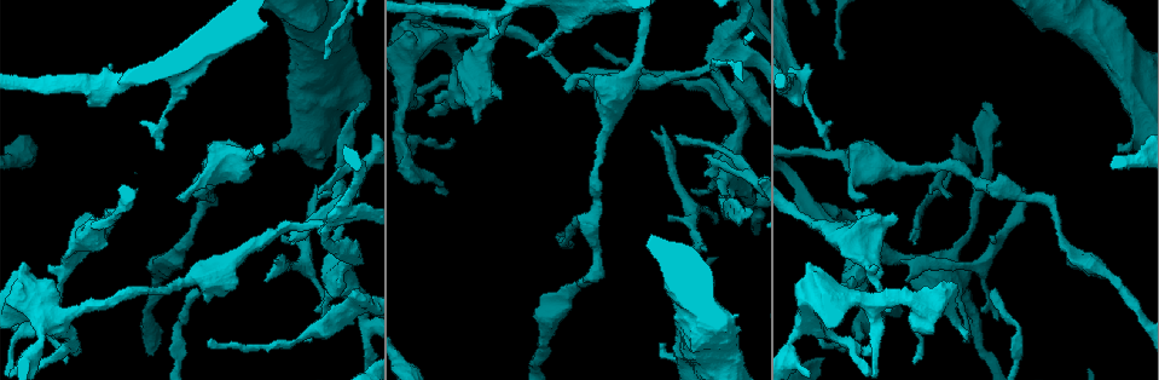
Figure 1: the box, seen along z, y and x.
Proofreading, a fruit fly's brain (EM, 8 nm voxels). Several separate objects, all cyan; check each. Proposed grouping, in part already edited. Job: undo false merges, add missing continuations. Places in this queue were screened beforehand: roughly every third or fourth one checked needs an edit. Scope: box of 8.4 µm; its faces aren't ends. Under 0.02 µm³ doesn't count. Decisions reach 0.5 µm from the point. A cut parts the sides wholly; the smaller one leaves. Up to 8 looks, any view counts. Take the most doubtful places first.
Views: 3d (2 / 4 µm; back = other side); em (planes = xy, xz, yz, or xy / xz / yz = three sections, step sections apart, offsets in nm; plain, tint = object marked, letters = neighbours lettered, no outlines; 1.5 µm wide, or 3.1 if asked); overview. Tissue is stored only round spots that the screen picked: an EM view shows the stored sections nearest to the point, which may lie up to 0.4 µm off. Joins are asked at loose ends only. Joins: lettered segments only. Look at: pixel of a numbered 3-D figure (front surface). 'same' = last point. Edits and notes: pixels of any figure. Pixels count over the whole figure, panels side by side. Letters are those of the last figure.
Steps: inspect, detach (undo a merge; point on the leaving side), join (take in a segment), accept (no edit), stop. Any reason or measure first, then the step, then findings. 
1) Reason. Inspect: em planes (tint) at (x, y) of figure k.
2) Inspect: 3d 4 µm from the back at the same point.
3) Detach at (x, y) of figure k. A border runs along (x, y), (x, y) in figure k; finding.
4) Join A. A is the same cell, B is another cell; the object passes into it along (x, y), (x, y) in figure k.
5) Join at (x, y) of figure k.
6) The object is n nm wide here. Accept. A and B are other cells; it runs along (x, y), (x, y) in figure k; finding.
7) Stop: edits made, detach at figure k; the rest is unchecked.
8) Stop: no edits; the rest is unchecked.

Branch stops here. Inspect: 3d 4 µm at (1024, 189) of figure 1.

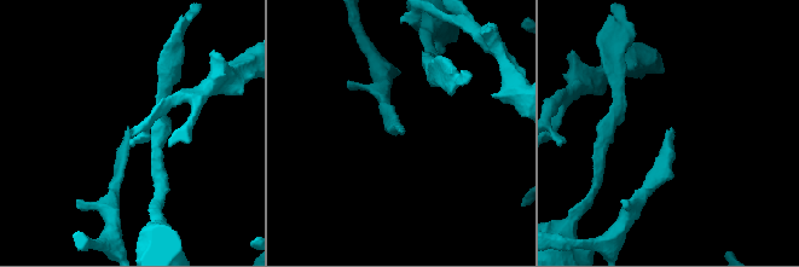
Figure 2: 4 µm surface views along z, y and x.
Inspect: em planes (plain) at (128, 130) of figure 2.

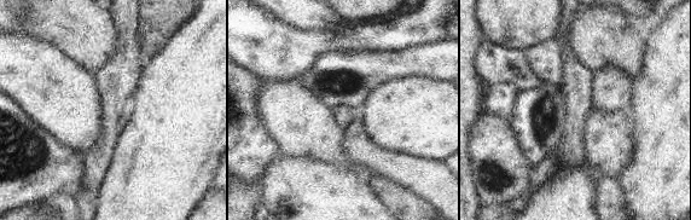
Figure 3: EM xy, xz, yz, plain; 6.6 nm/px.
Inspect: em planes (letters) at the same point.

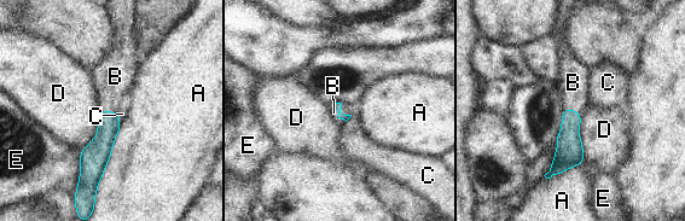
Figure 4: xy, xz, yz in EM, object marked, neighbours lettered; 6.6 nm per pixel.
Join B. B is the same cell, A, C, D and E are other cells; the object passes into it along (337, 106), (337, 115), (334, 112) in figure 4; it goes on there.

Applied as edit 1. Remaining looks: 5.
Inspect: overview.

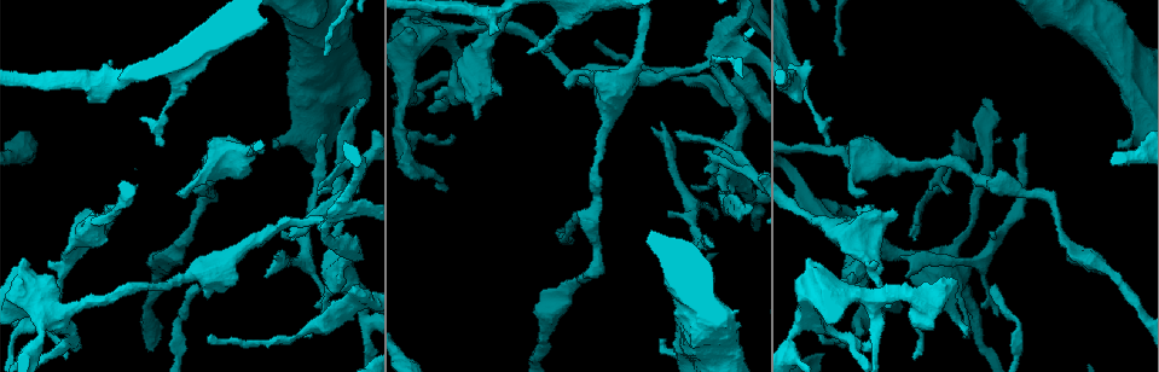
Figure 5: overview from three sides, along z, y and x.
An open end. Inspect: em planes (letters) at (430, 110) of figure 5.

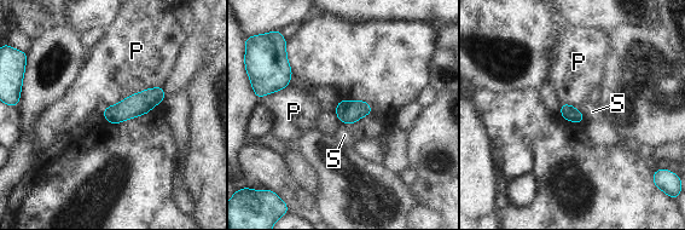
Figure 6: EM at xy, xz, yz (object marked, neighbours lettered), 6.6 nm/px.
The object is 100 nm wide here. Accept. P and S are other cells; it runs along (161, 92), (108, 118) in figure 6; no lettered segment goes on from it.

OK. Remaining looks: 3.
An open end. Inspect: 3d 4 µm at (660, 341) of figure 5.

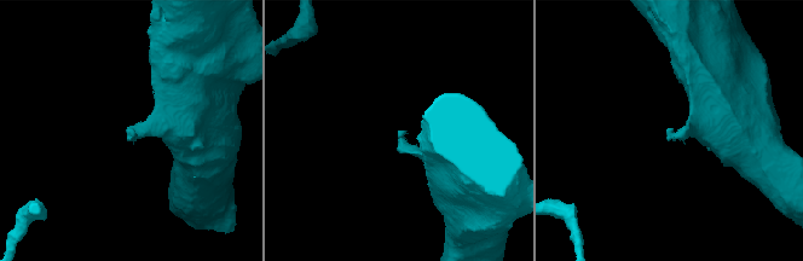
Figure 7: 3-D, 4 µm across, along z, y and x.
Inspect: em planes (letters) at (398, 131) of figure 7.

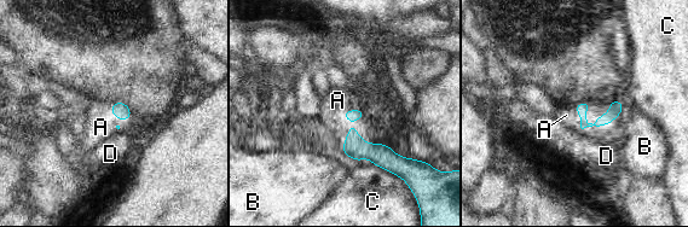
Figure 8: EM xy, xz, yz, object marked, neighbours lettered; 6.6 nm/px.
Join A. A is the same cell, B, C and D are other cells; it goes on there.

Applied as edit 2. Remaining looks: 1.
Stop: edits made, join at figure 4, join at figure 8; the rest is unchecked.

